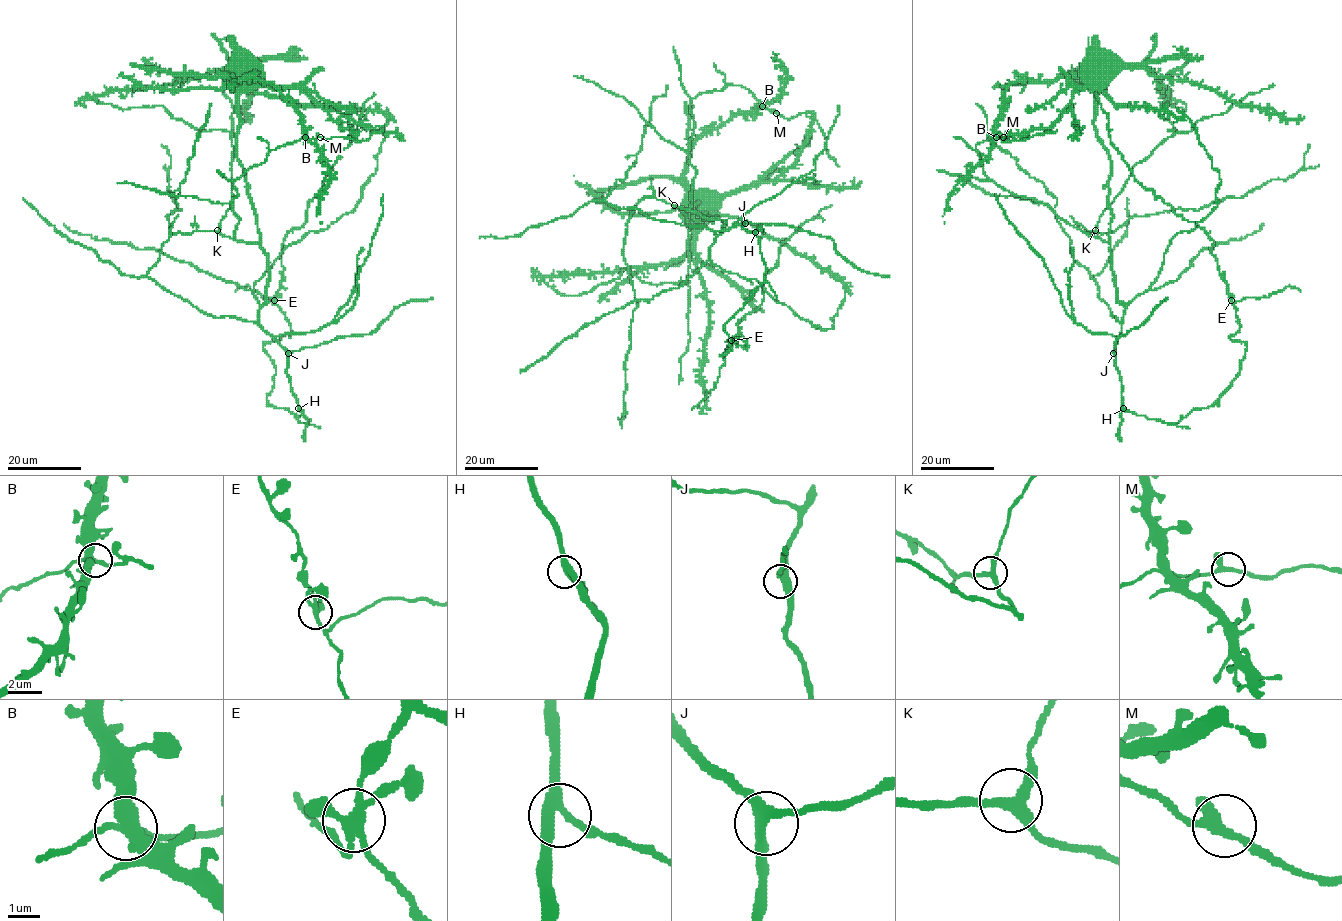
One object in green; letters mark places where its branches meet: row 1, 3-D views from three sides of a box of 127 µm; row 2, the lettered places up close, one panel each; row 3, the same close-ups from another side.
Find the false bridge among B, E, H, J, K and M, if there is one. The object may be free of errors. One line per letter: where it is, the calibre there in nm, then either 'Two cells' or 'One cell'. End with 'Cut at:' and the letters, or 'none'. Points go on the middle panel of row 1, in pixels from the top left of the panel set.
B: Place: (762, 106). Thickness 360 nm. One cell
E: Place: (731, 340). Thickness 280 nm. Two cells
H: Place: (755, 232). Thickness 300 nm. One cell
J: Place: (745, 223). Thickness 300 nm. One cell
K: Place: (674, 205). Thickness 280 nm. One cell
M: Place: (776, 113). Thickness 260 nm. One cell
Cut at: E

